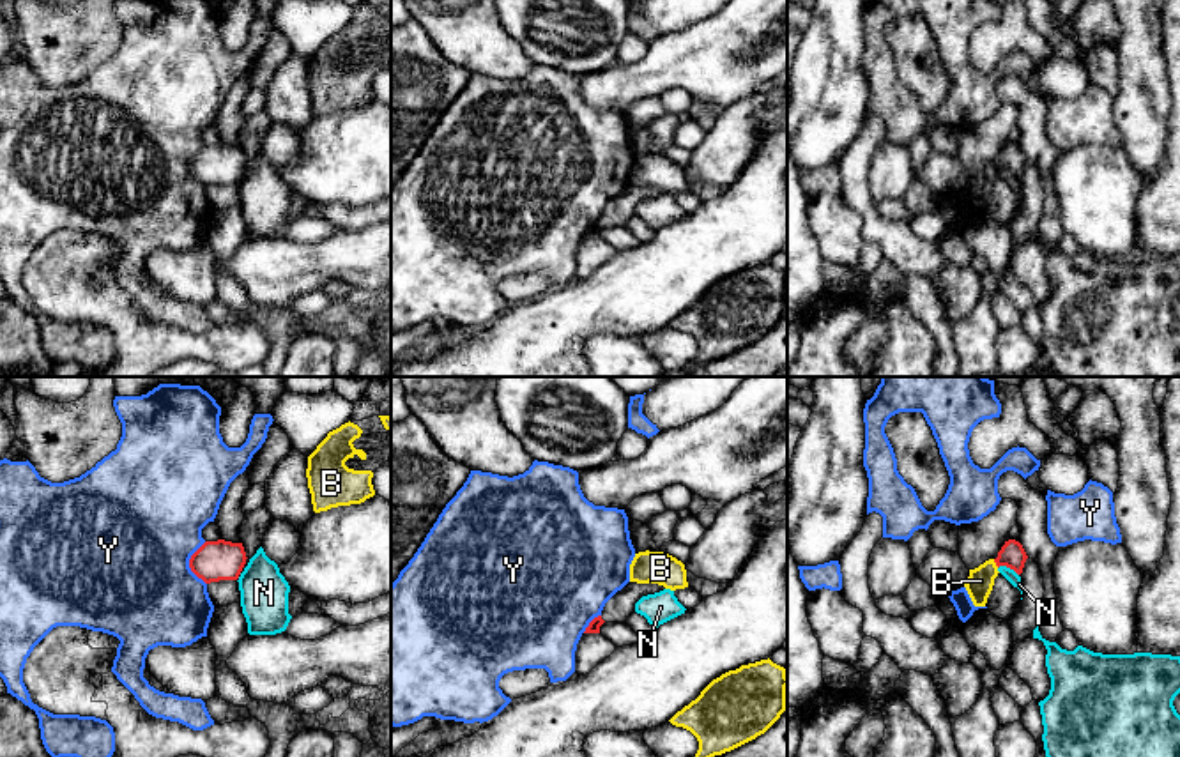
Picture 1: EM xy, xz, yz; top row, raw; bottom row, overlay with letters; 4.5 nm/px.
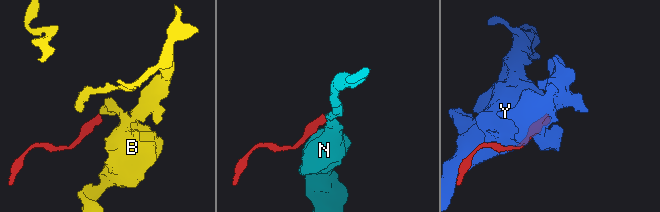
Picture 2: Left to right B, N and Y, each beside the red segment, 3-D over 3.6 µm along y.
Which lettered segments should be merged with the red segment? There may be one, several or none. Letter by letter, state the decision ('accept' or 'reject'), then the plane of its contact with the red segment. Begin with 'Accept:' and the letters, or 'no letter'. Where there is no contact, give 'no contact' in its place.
Accept: no letter
B: reject | yz
N: reject | yz
Y: reject | xy

